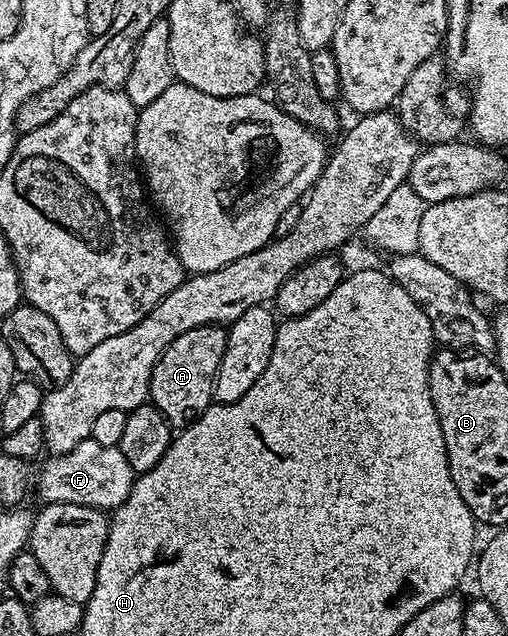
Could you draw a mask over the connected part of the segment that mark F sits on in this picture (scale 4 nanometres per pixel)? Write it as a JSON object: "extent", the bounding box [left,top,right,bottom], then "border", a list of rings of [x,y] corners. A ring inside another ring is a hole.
{"extent":[38,437,136,512],"border":[[[88,437],[66,454],[47,459],[38,470],[38,494],[43,503],[84,504],[103,512],[113,512],[128,500],[128,492],[132,492],[136,475],[118,446],[96,444],[96,440]]]}

